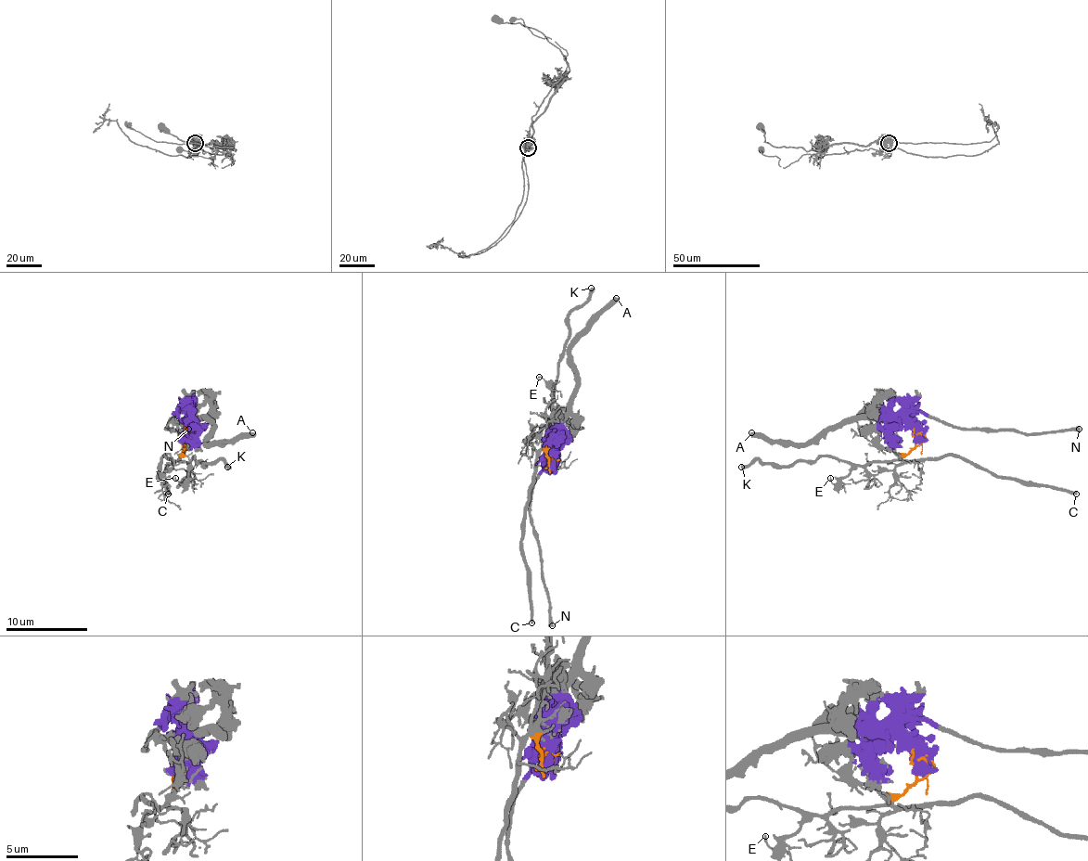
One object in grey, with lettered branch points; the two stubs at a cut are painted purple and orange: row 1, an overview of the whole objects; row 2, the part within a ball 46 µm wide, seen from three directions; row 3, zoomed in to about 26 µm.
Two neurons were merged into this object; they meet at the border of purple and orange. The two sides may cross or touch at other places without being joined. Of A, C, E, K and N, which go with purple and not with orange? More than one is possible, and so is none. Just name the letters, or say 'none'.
A, N

